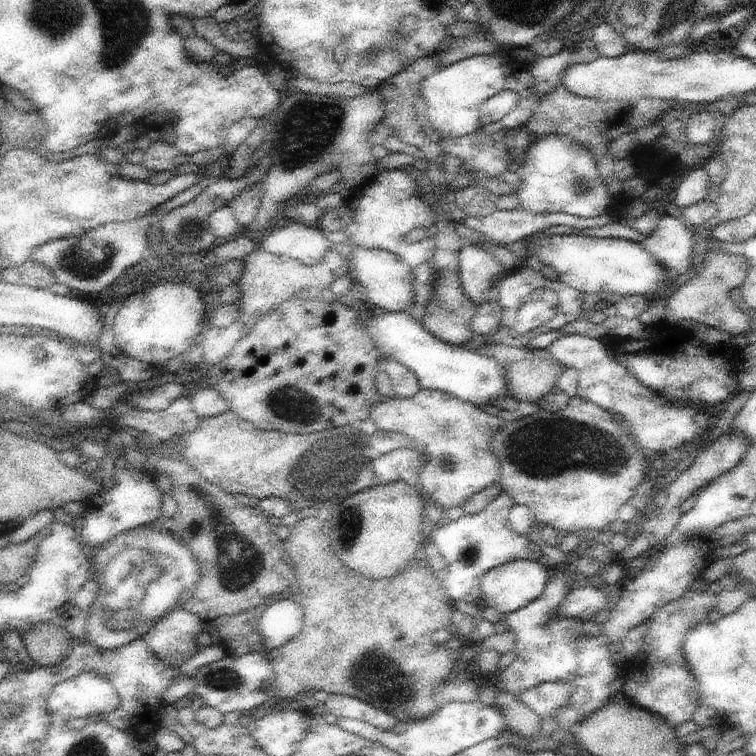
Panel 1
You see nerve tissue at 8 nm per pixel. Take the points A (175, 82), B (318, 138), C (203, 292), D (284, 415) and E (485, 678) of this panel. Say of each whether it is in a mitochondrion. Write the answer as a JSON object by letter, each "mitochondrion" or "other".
{"A":"other","B":"mitochondrion","C":"other","D":"mitochondrion","E":"other"}

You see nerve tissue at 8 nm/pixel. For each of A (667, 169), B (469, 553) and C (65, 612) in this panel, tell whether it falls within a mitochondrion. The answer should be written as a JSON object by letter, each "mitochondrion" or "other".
{"A":"other","B":"mitochondrion","C":"other"}

